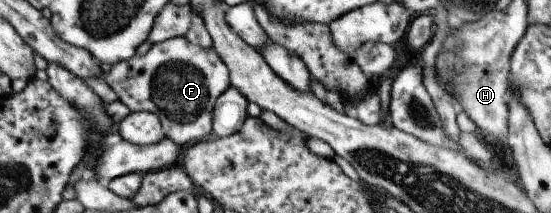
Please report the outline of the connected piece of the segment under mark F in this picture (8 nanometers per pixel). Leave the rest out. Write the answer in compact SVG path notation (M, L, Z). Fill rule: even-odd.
M186 36L157 43L145 55L113 65L105 79L132 113L156 113L166 137L185 148L212 139L217 100L232 85L229 66L221 54L214 47L203 49Z

